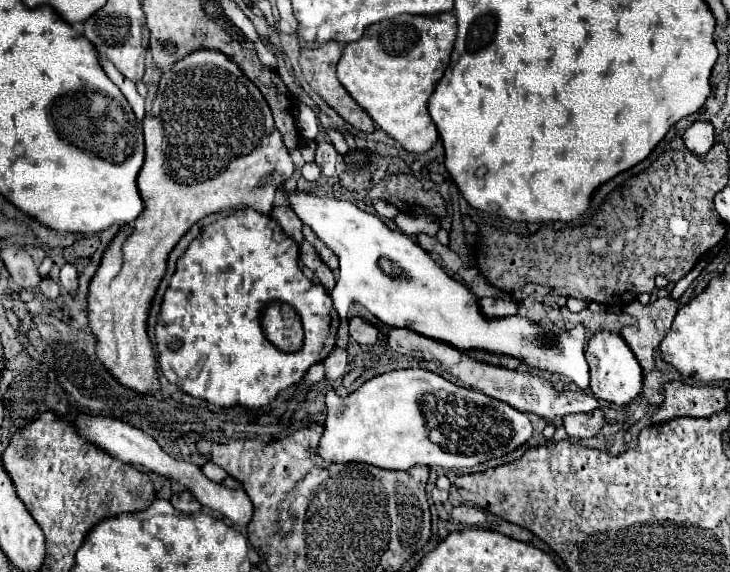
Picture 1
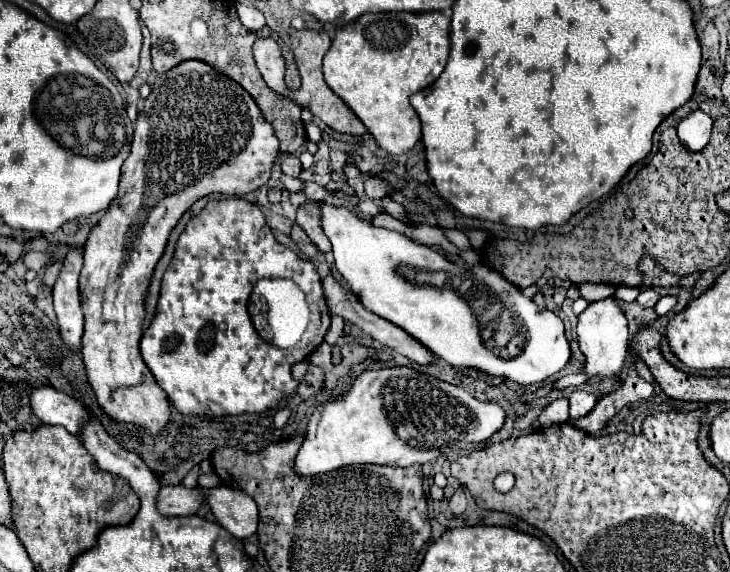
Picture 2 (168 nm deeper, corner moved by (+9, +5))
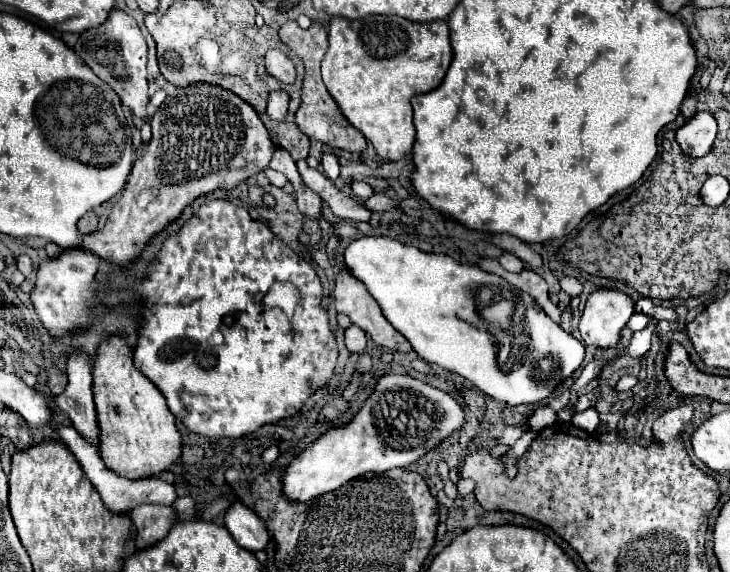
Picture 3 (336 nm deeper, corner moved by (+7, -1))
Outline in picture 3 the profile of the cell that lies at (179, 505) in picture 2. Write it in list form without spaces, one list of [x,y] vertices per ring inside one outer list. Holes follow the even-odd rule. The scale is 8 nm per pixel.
[[[140,504],[130,512],[130,516],[138,528],[136,548],[148,548],[162,540],[178,520],[178,512],[172,506],[162,504]]]

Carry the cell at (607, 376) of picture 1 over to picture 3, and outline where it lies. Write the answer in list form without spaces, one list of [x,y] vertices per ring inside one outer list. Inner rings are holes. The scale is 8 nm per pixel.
[[[596,290],[590,294],[580,318],[580,336],[586,346],[614,348],[620,344],[622,328],[634,314],[630,296],[618,290]]]

